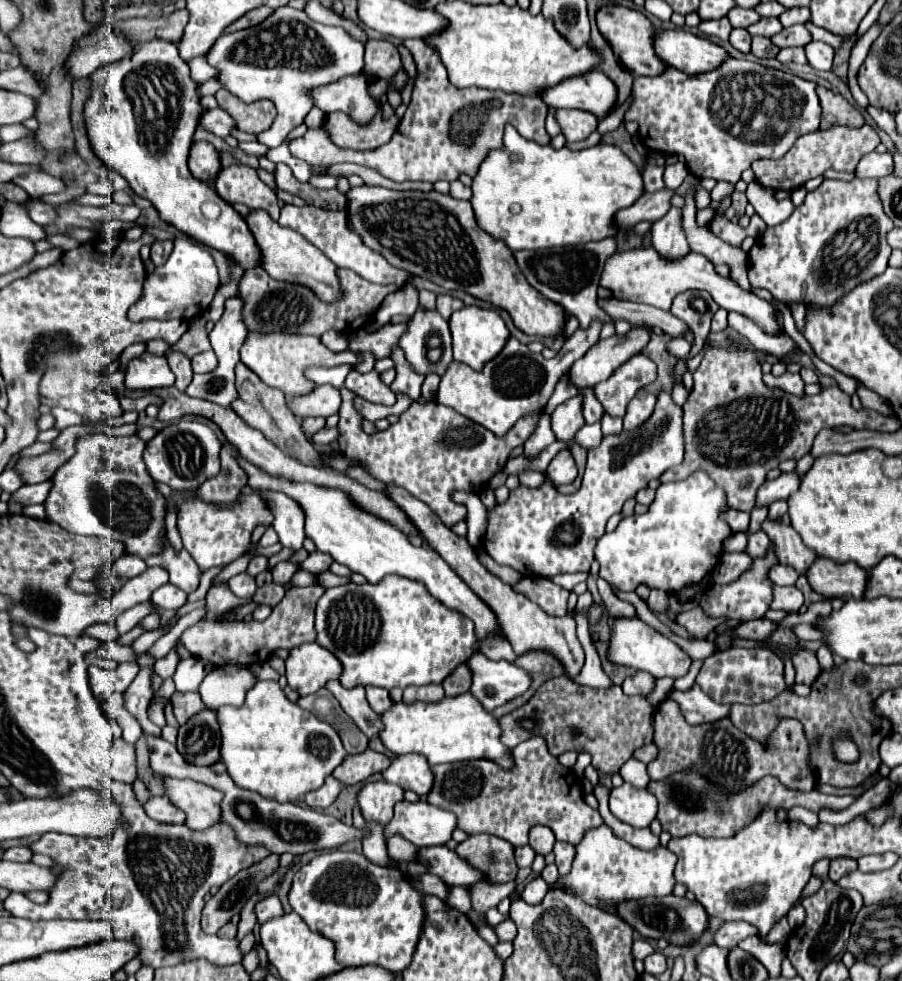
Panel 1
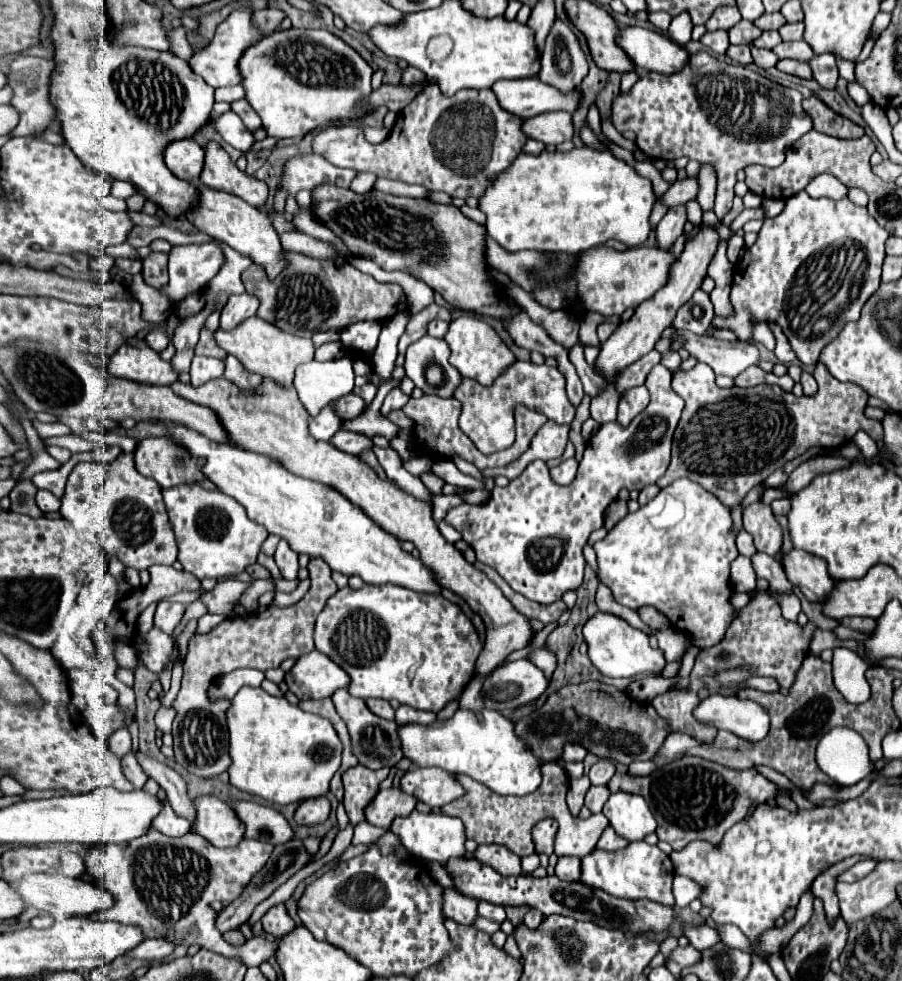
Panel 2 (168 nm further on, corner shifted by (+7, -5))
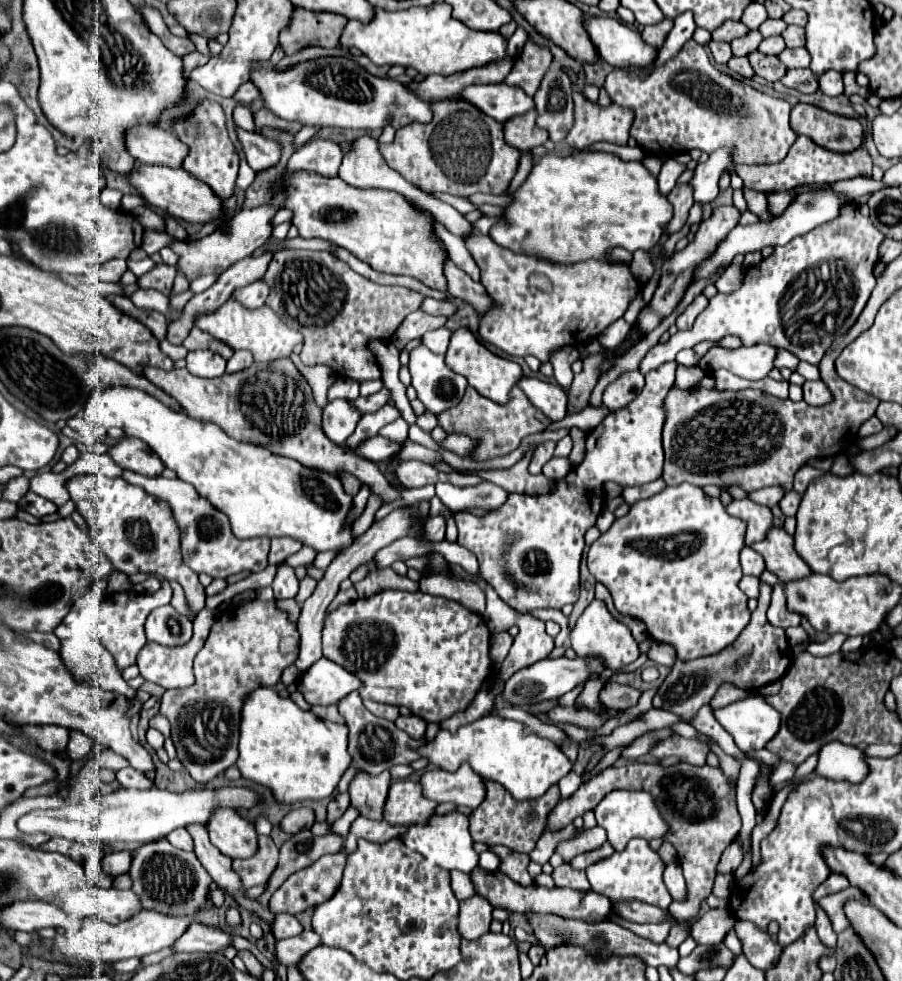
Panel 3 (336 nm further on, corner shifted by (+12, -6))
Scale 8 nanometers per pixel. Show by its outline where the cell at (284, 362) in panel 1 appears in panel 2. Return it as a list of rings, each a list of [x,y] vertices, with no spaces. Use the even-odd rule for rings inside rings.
[[[251,316],[249,320],[245,320],[243,324],[239,324],[239,328],[231,332],[215,332],[215,340],[217,340],[217,346],[223,348],[227,354],[235,356],[245,370],[259,374],[263,378],[271,378],[275,380],[275,384],[283,388],[293,386],[293,372],[297,364],[311,362],[315,354],[315,346],[311,338],[291,336],[279,328],[273,328],[273,324],[259,320],[257,316]]]

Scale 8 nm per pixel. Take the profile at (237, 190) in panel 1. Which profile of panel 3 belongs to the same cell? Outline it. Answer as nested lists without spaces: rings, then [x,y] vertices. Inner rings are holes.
[[[202,99],[186,119],[174,121],[172,129],[174,129],[176,137],[182,143],[186,143],[188,149],[190,149],[188,155],[184,157],[184,161],[182,161],[182,169],[186,169],[194,177],[202,179],[216,193],[216,197],[228,199],[234,193],[240,157],[236,153],[232,139],[228,137],[226,115],[224,115],[222,107],[212,99]]]

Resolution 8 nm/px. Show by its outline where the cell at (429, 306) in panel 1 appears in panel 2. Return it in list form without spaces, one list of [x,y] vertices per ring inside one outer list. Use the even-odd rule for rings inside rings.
[[[431,320],[431,322],[427,324],[427,334],[429,334],[429,336],[443,338],[445,332],[447,332],[447,322],[443,322],[443,320]]]

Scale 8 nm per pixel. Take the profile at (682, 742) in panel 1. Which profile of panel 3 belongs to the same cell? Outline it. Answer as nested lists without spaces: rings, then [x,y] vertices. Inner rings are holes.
[[[760,583],[760,597],[758,597],[758,607],[752,613],[750,623],[744,627],[740,633],[738,641],[722,649],[720,653],[700,657],[694,661],[676,661],[670,675],[664,679],[660,689],[654,695],[654,707],[666,709],[672,713],[682,715],[684,719],[694,717],[702,705],[708,705],[712,697],[716,695],[718,687],[724,683],[730,683],[738,689],[760,689],[768,685],[770,681],[778,681],[786,669],[790,667],[792,661],[792,649],[788,645],[788,639],[784,635],[784,629],[778,629],[768,623],[766,611],[768,611],[768,589],[772,585]]]

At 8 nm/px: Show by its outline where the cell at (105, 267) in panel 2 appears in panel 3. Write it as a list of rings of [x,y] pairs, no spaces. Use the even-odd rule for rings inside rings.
[[[118,259],[118,261],[108,261],[108,263],[104,263],[104,265],[98,269],[98,279],[100,279],[100,281],[108,281],[108,283],[116,283],[126,269],[128,269],[128,265],[126,265],[126,261],[122,261],[122,259]]]

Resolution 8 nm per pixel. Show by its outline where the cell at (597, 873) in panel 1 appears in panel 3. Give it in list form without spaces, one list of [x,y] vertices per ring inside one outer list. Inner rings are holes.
[[[642,839],[630,841],[630,845],[622,853],[614,853],[612,857],[590,865],[586,869],[588,881],[596,893],[602,893],[604,897],[610,897],[610,901],[626,901],[626,899],[638,899],[650,905],[658,905],[660,909],[668,909],[672,903],[672,897],[662,881],[664,863],[656,851],[650,849],[650,845]]]

